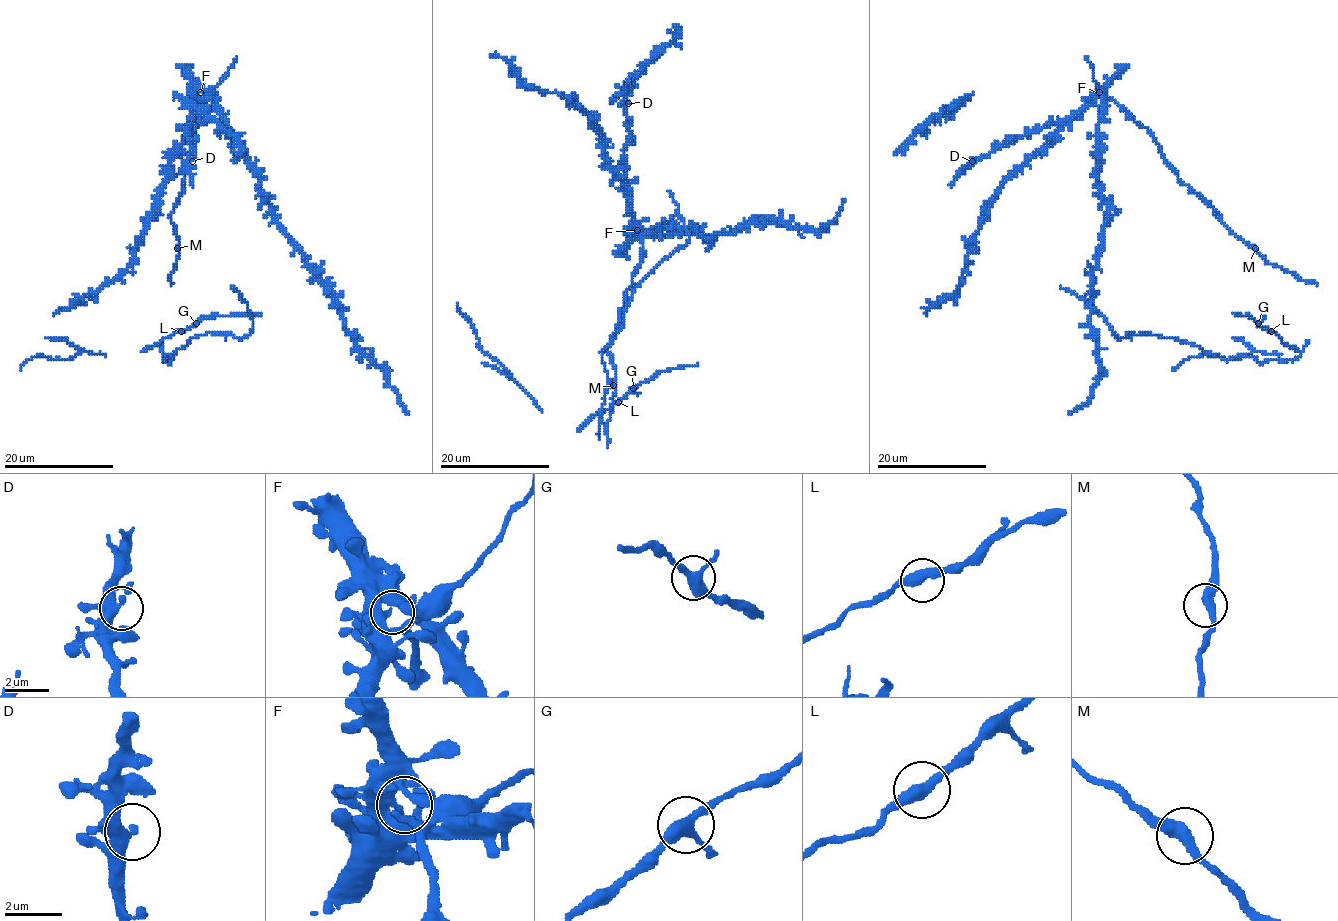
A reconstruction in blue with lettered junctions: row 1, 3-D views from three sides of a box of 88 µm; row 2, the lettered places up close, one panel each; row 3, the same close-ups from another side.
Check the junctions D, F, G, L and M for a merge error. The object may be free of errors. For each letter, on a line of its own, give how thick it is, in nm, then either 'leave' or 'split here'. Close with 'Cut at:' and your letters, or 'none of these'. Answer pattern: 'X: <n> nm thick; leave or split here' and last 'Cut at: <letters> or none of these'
D: 400 nm thick; leave
F: 360 nm thick; leave
G: 360 nm thick; leave
L: 400 nm thick; leave
M: 400 nm thick; leave
Cut at: none of these

